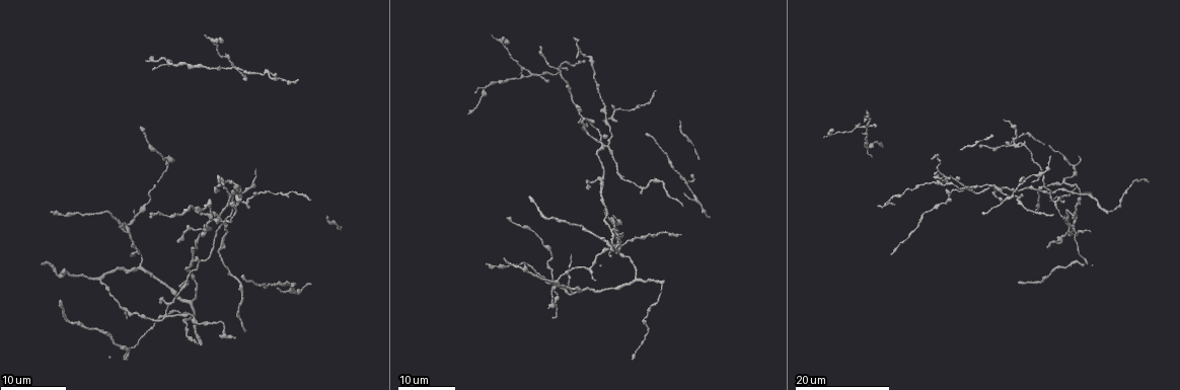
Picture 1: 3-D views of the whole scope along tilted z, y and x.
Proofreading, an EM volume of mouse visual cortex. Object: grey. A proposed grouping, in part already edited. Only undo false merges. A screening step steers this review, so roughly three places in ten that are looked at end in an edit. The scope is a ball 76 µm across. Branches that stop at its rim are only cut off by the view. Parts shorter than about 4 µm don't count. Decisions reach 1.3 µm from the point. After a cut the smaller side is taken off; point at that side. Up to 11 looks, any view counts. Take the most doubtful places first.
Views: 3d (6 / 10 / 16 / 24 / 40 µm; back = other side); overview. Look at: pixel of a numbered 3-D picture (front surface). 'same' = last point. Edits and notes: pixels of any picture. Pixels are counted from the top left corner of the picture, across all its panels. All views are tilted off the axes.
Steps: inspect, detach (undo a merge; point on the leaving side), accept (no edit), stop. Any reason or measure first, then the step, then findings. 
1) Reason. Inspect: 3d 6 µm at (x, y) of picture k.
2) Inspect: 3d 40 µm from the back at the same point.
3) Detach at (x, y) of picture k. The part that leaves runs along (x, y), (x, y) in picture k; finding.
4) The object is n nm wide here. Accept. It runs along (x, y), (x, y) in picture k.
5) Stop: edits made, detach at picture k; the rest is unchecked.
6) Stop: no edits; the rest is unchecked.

Four-way junction. Inspect: 3d 24 µm at (606, 148) of picture 1.

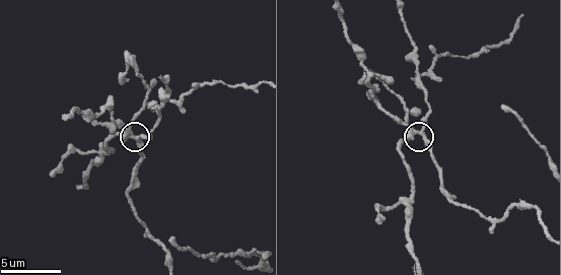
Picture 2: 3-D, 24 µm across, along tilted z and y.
Zoom in. Inspect: 3d 10 µm at (134, 136) of picture 2.

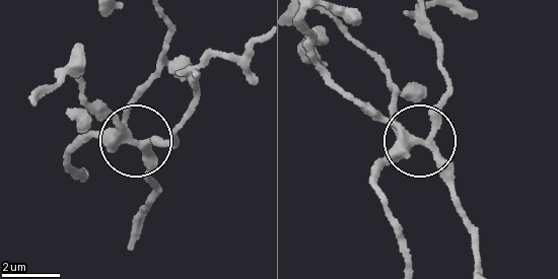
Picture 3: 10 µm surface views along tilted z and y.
The object is 350 nm wide here. Accept. It runs along (404, 263), (378, 171), (418, 145), (457, 197) in picture 3; continuous, no second cell.

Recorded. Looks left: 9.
Branch point. Inspect: 3d 16 µm at (100, 147) of picture 2.

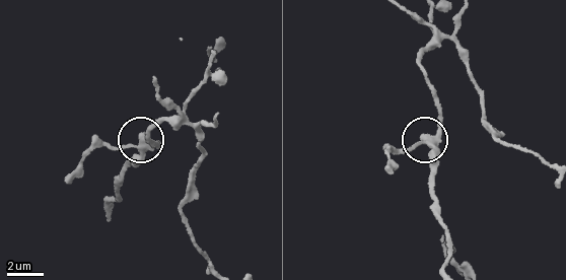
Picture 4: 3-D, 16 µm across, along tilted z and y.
3 arms meet here. Accept. All the same cell.

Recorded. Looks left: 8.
Three-way junction. Inspect: 3d 16 µm at (608, 119) of picture 1.

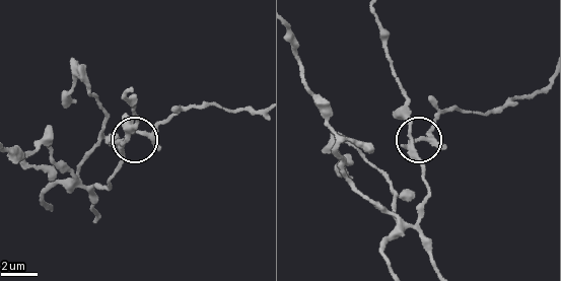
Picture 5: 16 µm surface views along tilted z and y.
Inspect: 3d 10 µm at the same point.

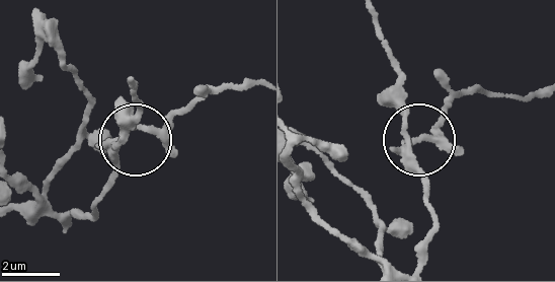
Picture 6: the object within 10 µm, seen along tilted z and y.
3 arms meet here. Detach at (155, 132) of picture 6. Two cells meet here.

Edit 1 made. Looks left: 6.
Three arms meet. Inspect: 3d 16 µm at (572, 294) of picture 1.

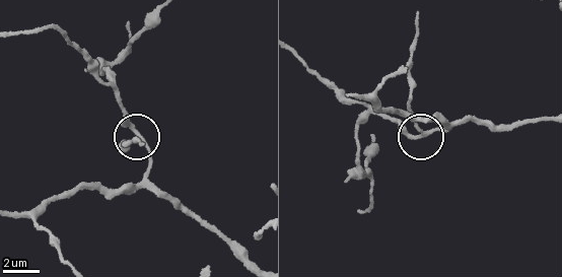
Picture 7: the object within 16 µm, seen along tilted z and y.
Inspect: 3d 10 µm at (423, 132) of picture 7.

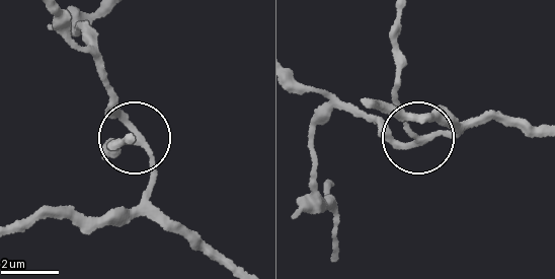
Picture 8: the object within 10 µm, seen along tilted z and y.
3 arms meet here. Accept. Continuous, no second cell.

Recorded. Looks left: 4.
Arms part here. Inspect: 3d 24 µm at (1044, 188) of picture 1.

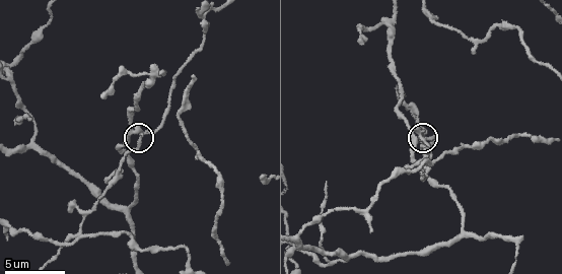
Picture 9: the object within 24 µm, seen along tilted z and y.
Inspect: 3d 10 µm at (422, 137) of picture 9.

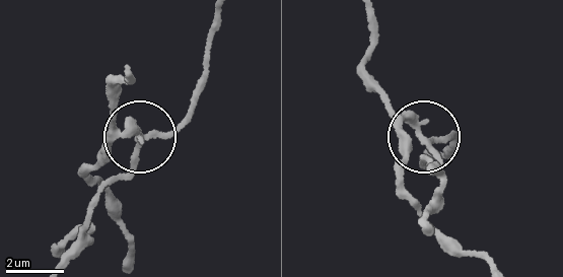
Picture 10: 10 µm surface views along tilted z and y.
The object is 170 nm wide here. Accept. It runs along (384, 92), (392, 111), (424, 135), (454, 141) in picture 10; one cell here.

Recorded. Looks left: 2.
Three arms meet. Inspect: 3d 16 µm at (172, 65) of picture 1.

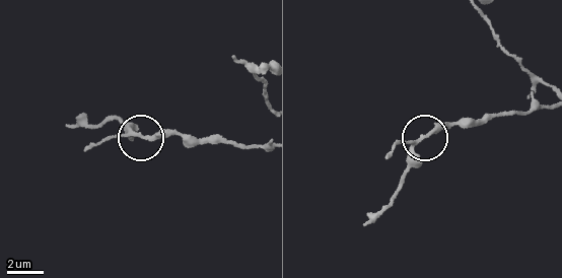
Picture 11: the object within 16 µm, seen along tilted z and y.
Zoom in. Inspect: 3d 10 µm at (138, 135) of picture 11.

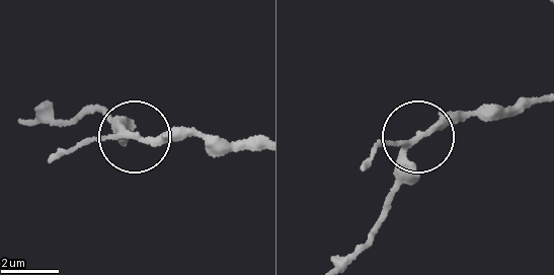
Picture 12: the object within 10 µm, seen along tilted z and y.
3 arms meet here. Accept. Continuous, no second cell.

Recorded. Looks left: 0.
Stop: edits made, detach at picture 6; the rest is unchecked.

